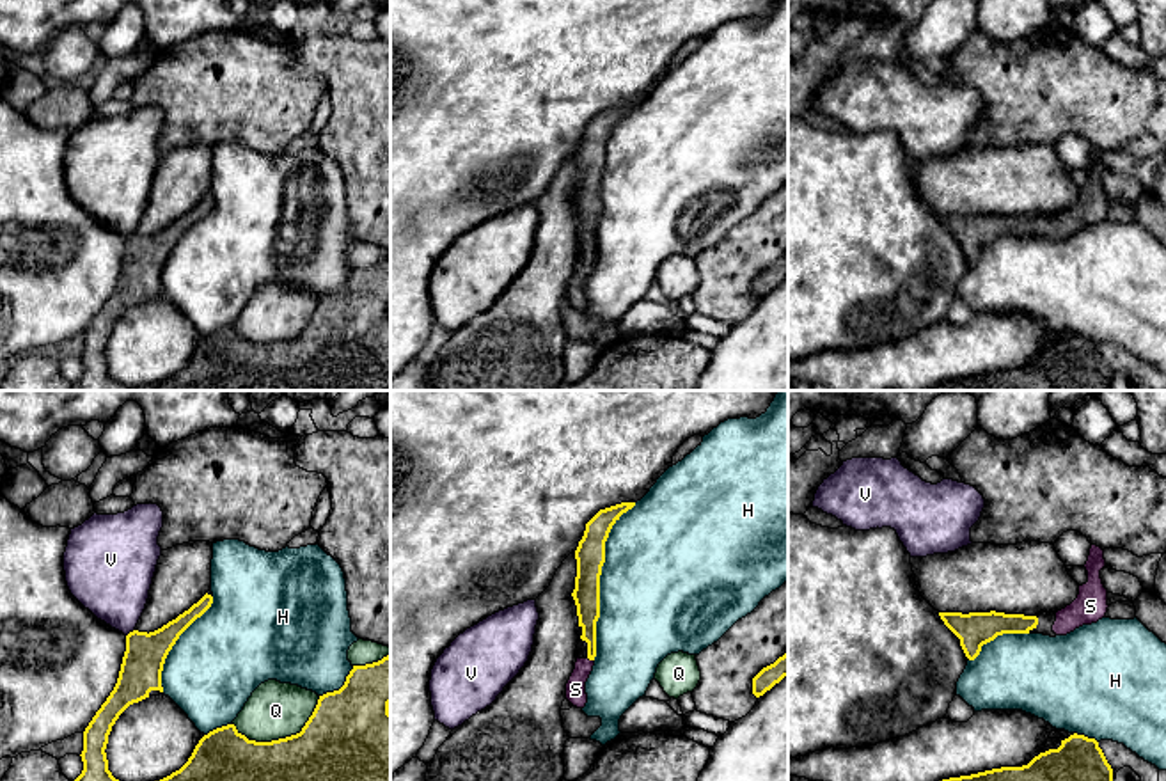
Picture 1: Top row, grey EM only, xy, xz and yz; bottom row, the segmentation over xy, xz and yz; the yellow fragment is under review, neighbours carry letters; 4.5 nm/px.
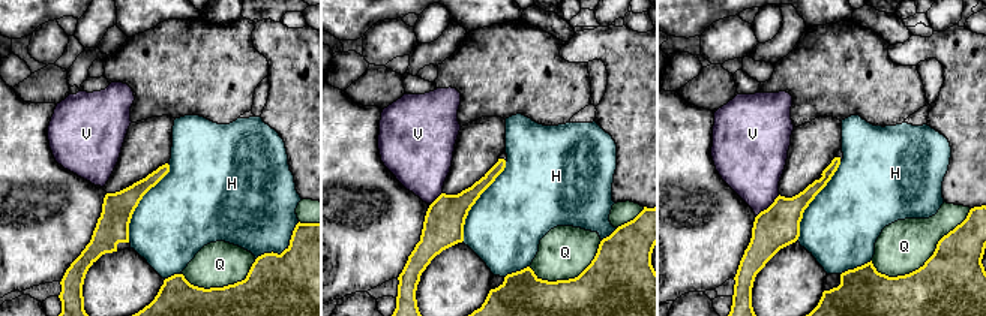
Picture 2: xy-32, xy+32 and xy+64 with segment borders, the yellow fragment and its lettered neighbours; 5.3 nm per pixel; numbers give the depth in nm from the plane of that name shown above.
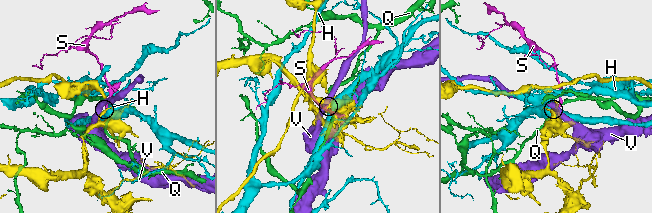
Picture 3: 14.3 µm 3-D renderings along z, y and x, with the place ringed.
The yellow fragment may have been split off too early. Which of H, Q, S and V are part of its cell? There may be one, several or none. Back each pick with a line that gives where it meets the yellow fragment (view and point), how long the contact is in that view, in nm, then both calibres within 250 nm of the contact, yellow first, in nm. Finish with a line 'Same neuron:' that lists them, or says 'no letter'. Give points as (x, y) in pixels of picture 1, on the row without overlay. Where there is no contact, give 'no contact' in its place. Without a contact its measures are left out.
S: meets yellow in xz at (591, 261); contact 40 nm long; 110 nm thick on the yellow side, 100 nm on the other
Same neuron: S

